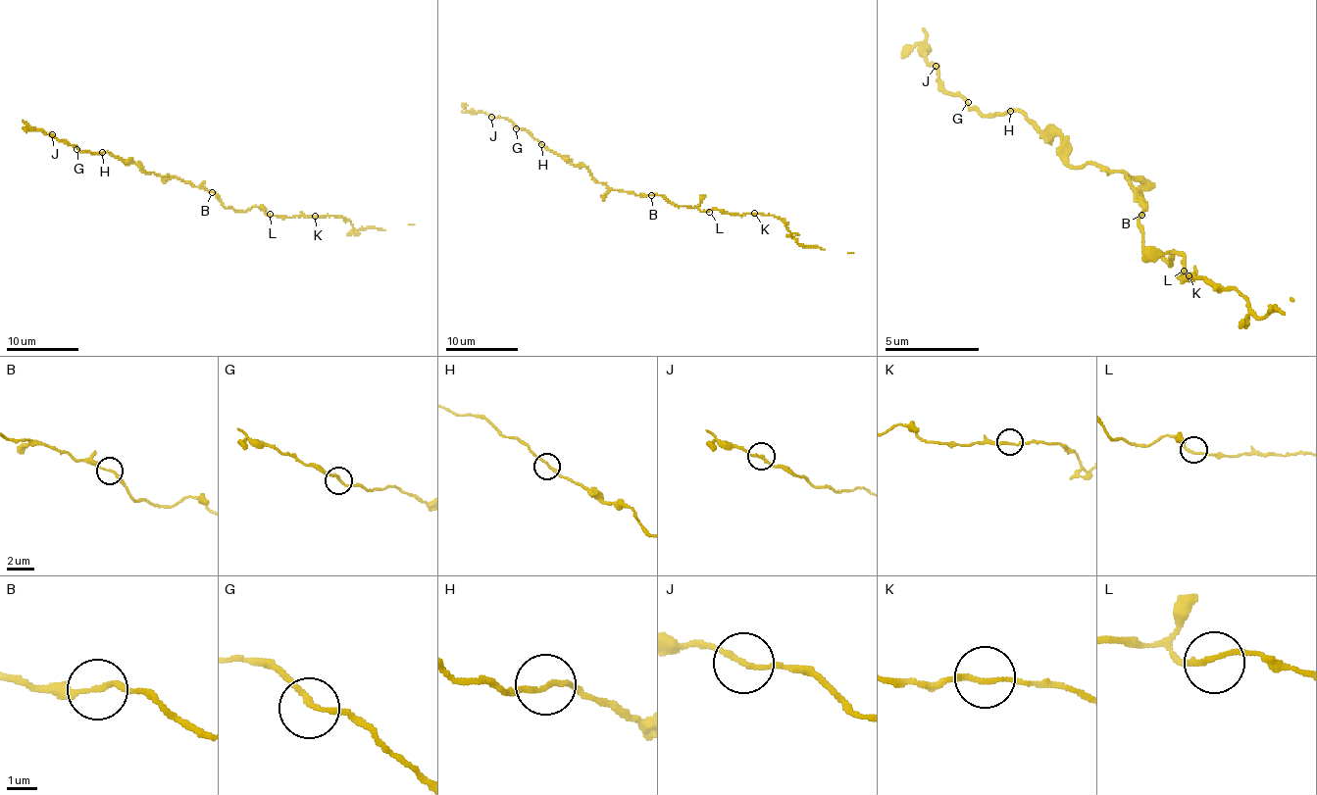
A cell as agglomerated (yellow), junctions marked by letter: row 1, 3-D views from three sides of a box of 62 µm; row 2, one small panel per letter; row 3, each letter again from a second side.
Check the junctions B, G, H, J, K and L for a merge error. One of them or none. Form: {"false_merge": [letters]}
{"false_merge": []}

